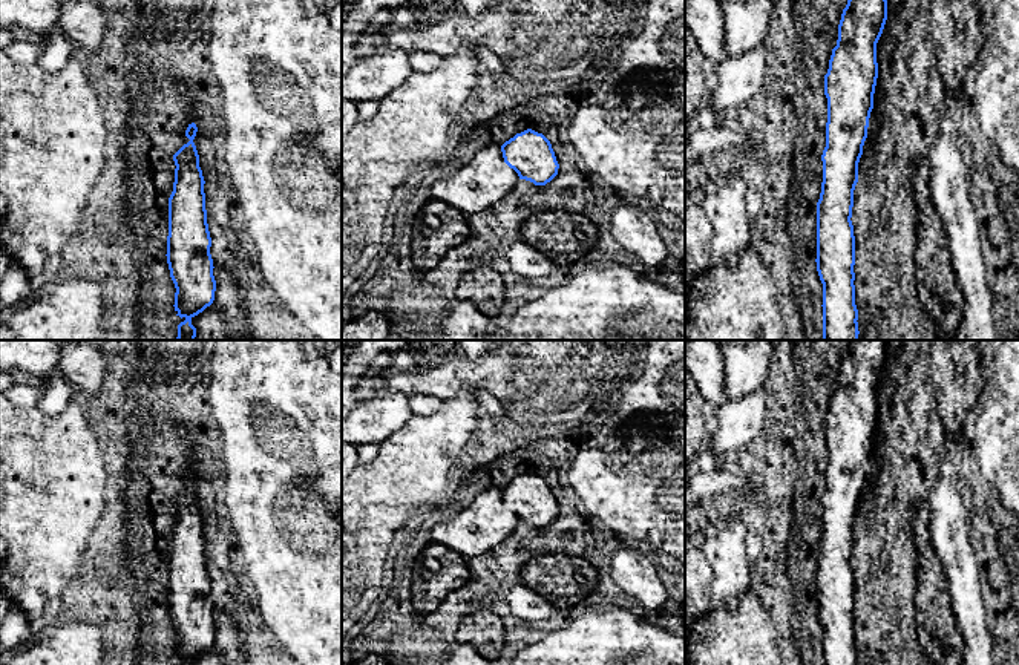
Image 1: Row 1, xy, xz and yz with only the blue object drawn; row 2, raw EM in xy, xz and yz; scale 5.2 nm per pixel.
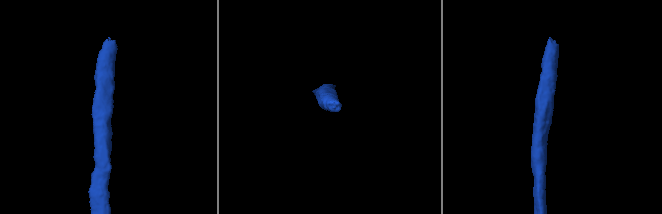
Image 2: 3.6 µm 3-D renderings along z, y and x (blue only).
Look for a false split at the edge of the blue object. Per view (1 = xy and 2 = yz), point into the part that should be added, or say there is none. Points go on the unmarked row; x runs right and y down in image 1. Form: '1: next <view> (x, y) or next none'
1: next none
2: next none

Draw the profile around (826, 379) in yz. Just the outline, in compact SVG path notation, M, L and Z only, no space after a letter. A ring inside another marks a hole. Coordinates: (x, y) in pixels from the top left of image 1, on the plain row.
M838 368L821 369L812 383L814 383L815 391L834 392L837 389L837 383L838 383Z

